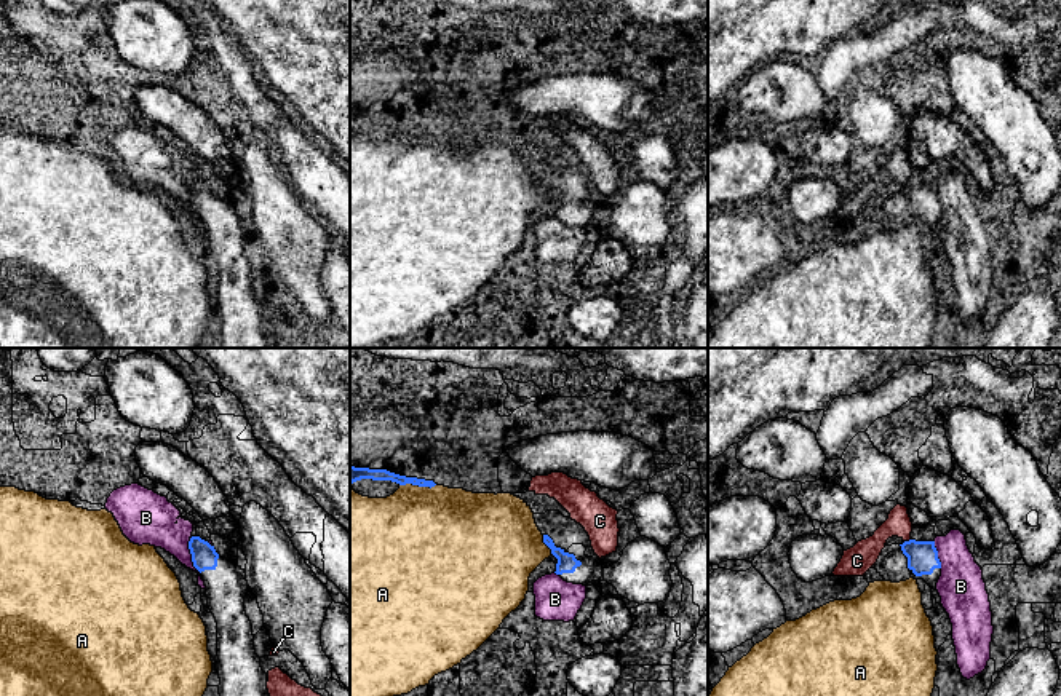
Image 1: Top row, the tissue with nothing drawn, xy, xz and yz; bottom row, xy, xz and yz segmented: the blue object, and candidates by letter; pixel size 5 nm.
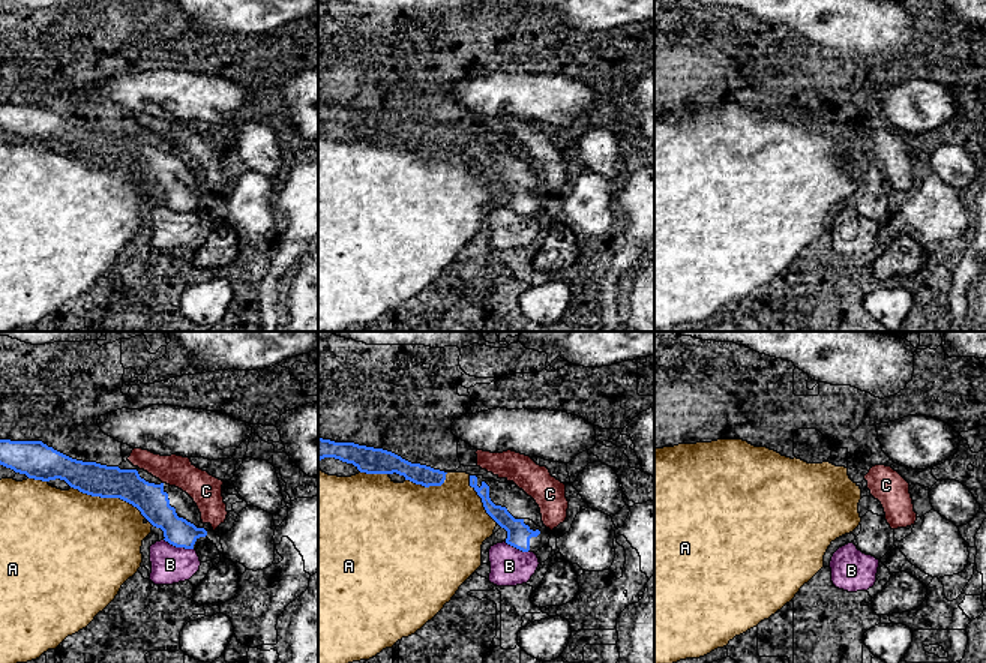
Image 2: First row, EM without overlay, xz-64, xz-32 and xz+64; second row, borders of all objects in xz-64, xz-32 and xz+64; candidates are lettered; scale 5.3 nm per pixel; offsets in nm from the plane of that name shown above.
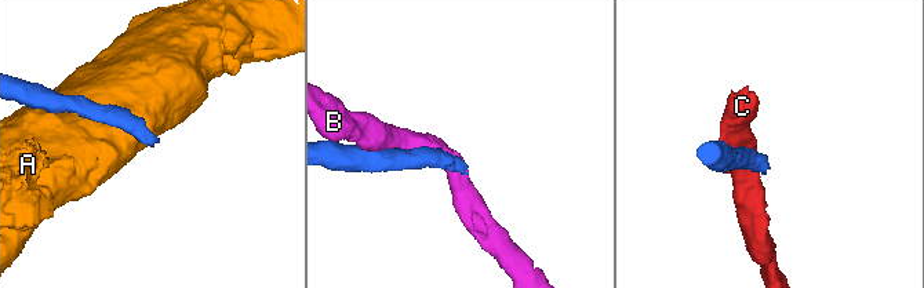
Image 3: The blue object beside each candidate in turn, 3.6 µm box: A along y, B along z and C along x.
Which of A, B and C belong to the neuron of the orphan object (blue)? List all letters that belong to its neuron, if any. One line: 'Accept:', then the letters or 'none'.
Accept: none

